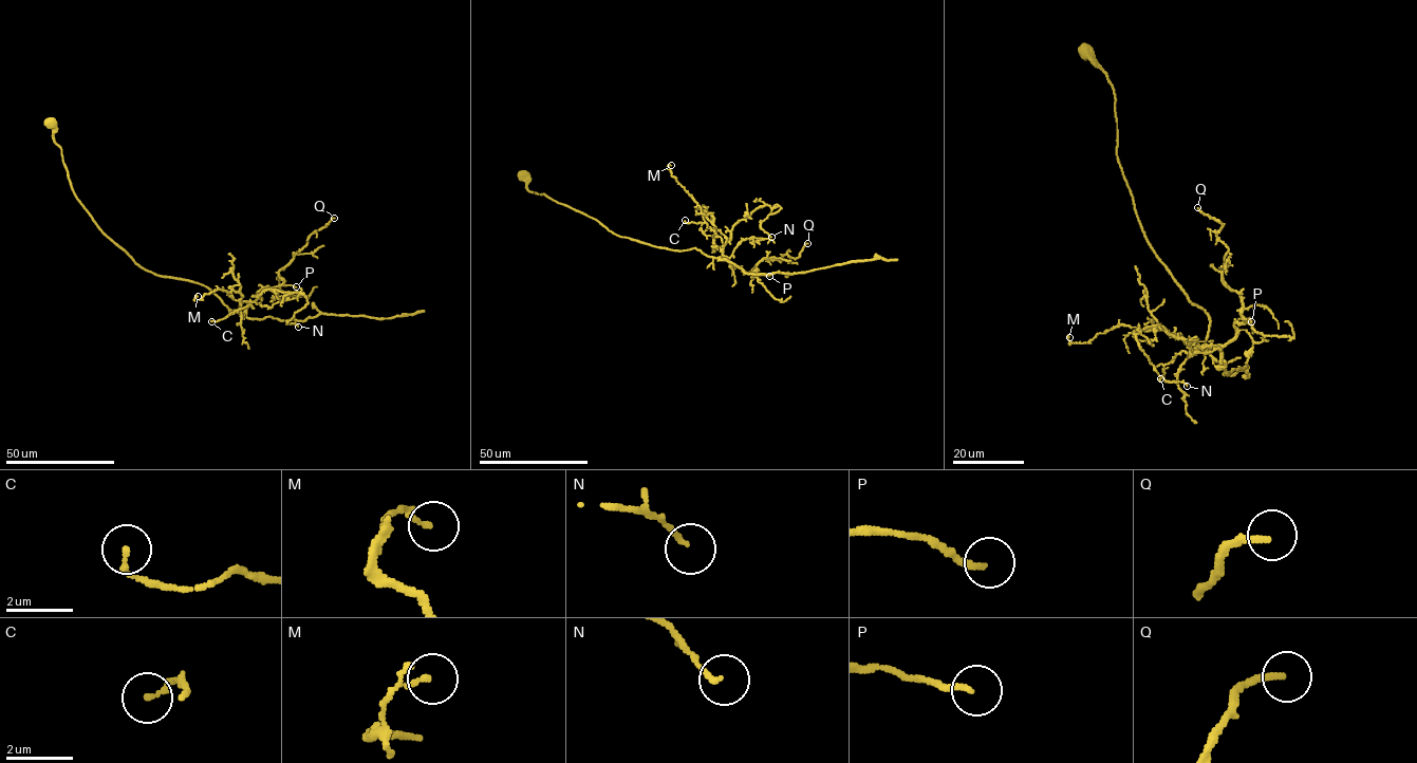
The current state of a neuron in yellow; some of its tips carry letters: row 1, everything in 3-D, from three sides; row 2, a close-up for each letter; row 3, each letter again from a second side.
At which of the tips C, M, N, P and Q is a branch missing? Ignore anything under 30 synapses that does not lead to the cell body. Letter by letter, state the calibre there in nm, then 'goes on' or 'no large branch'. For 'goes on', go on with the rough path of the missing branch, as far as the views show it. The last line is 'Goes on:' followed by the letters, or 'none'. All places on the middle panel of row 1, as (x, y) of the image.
C: calibre 150 nm; no large branch
M: calibre 110 nm; no large branch
N: calibre 140 nm; no large branch
P: calibre 180 nm; no large branch
Q: calibre 220 nm; no large branch
Goes on: none

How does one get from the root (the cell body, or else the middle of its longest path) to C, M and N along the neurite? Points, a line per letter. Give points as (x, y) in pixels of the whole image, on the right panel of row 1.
C: (1085, 51), (1114, 92), (1143, 235), (1208, 314), (1220, 366), (1222, 352), (1181, 351), (1160, 378)
M: (1085, 51), (1114, 92), (1140, 226), (1208, 314), (1222, 365), (1216, 346), (1155, 327), (1069, 337)
N: (1085, 51), (1114, 92), (1143, 235), (1208, 314), (1220, 366), (1222, 352), (1134, 331), (1158, 374), (1187, 386)

